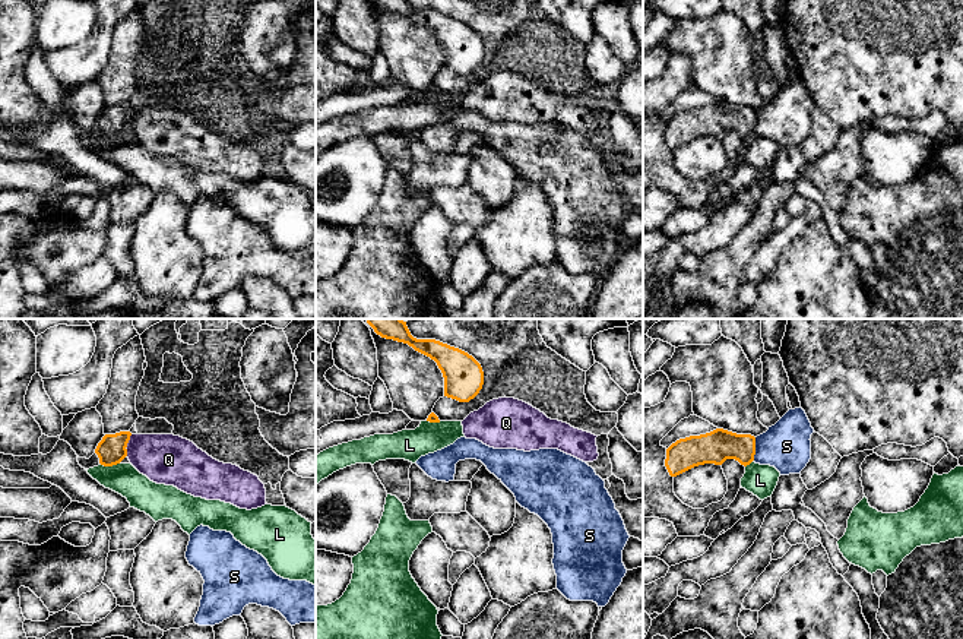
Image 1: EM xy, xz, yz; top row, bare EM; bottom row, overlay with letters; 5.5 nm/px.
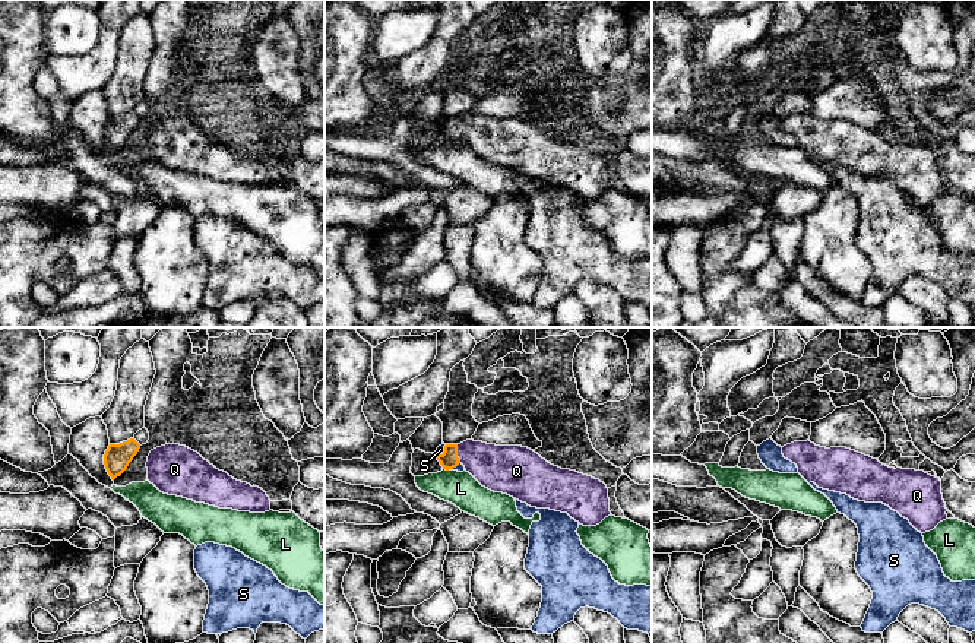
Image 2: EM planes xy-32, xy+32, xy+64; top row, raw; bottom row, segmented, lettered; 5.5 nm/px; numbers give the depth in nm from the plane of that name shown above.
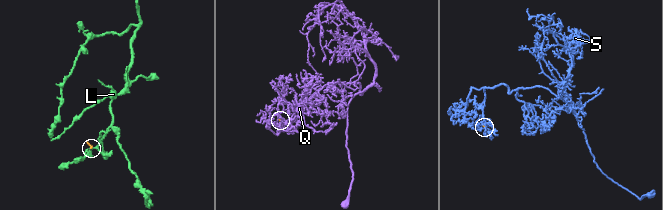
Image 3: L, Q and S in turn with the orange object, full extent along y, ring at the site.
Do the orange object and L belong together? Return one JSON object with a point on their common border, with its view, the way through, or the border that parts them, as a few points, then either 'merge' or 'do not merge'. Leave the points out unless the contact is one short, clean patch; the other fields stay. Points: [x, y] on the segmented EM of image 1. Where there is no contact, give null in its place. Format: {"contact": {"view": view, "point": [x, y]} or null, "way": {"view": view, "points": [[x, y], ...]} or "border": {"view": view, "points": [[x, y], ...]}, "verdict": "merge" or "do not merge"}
{"contact": {"view": "xy", "point": [110, 465]}, "border": {"view": "xy", "points": [[119, 462], [101, 465]]}, "verdict": "do not merge"}

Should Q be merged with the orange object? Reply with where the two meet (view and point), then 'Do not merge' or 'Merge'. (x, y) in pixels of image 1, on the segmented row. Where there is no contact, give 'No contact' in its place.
Touches orange at xy (126, 445). Merge

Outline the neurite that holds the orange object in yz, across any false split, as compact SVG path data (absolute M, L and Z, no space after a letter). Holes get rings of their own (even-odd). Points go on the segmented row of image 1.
M716 428L700 436L680 439L666 449L665 466L671 477L677 477L704 464L722 465L735 459L747 466L754 461L755 437Z

